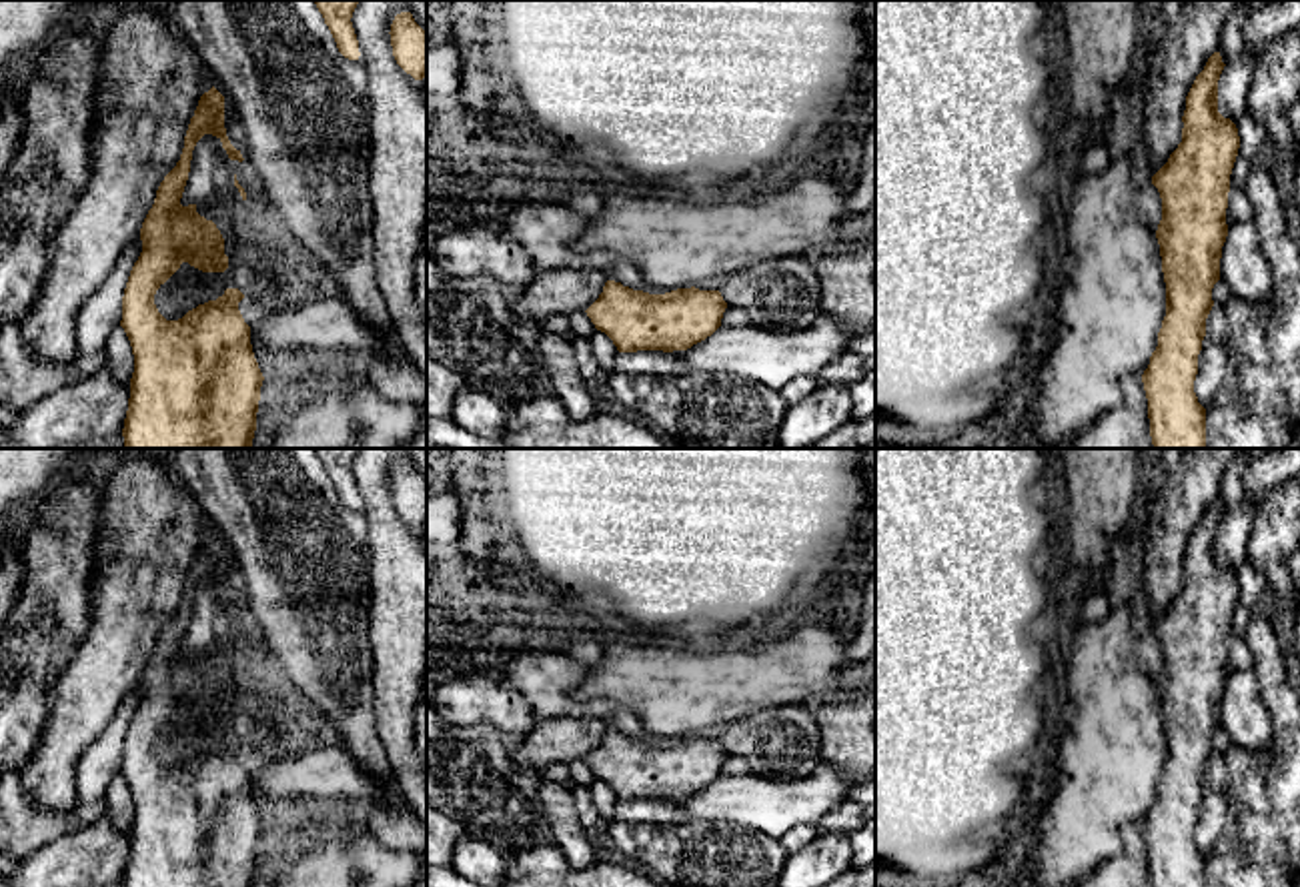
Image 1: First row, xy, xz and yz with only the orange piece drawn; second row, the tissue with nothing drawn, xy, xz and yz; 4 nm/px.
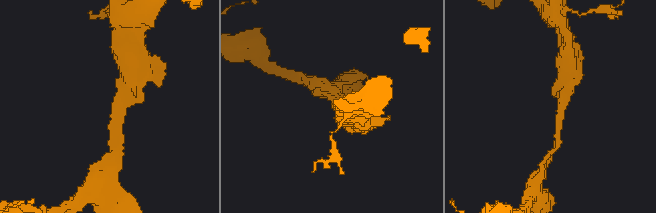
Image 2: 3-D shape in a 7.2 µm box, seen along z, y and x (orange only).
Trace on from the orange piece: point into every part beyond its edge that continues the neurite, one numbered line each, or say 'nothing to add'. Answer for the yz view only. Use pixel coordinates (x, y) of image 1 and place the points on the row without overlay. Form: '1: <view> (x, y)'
nothing to add

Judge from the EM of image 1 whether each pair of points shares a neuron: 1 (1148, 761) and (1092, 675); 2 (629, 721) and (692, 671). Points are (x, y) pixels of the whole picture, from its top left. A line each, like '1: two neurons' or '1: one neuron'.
1: one neuron
2: two neurons

